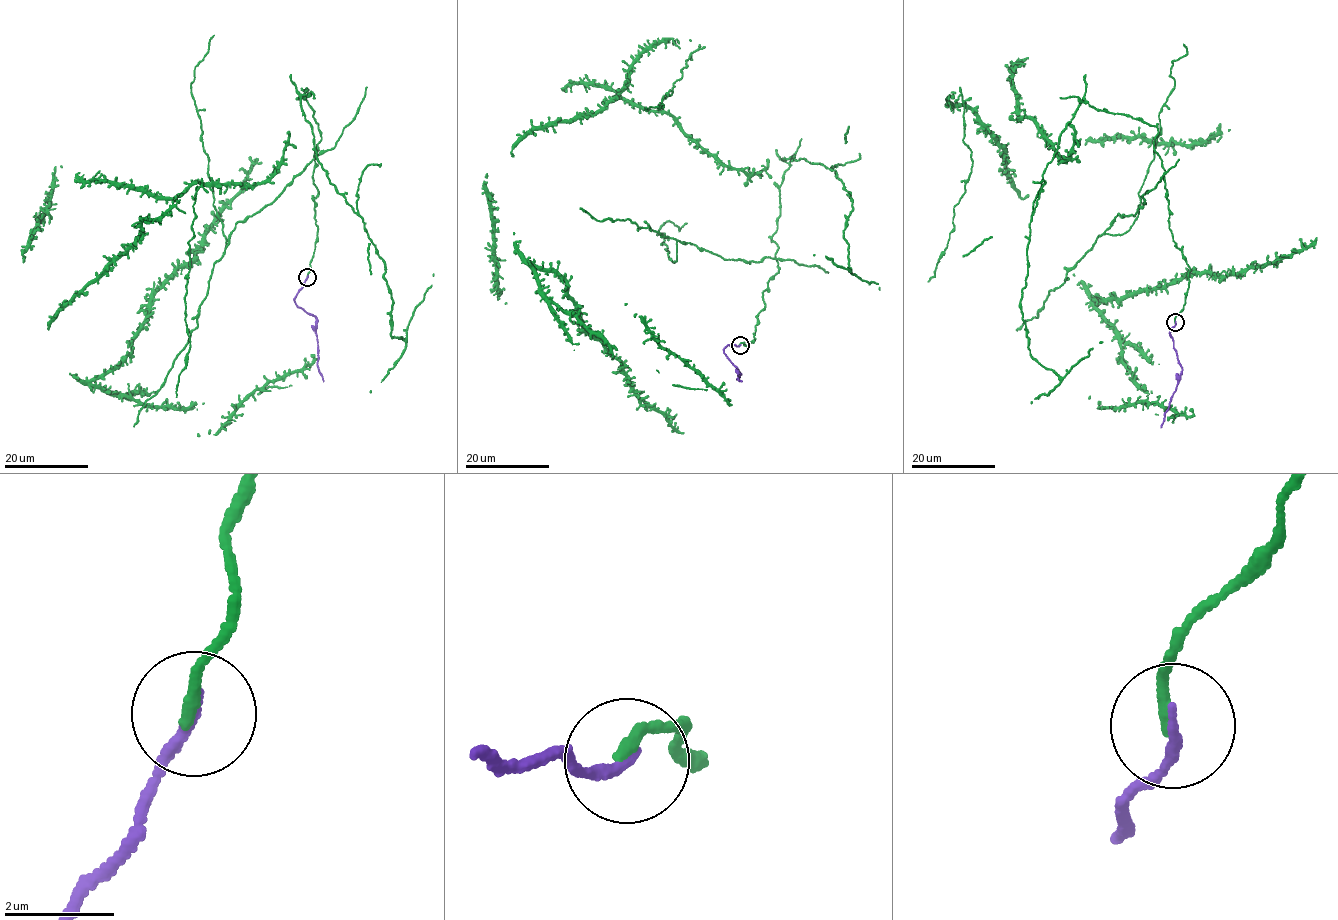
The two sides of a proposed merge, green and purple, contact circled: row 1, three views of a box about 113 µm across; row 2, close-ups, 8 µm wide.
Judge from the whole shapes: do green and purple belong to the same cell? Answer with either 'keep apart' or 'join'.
join

